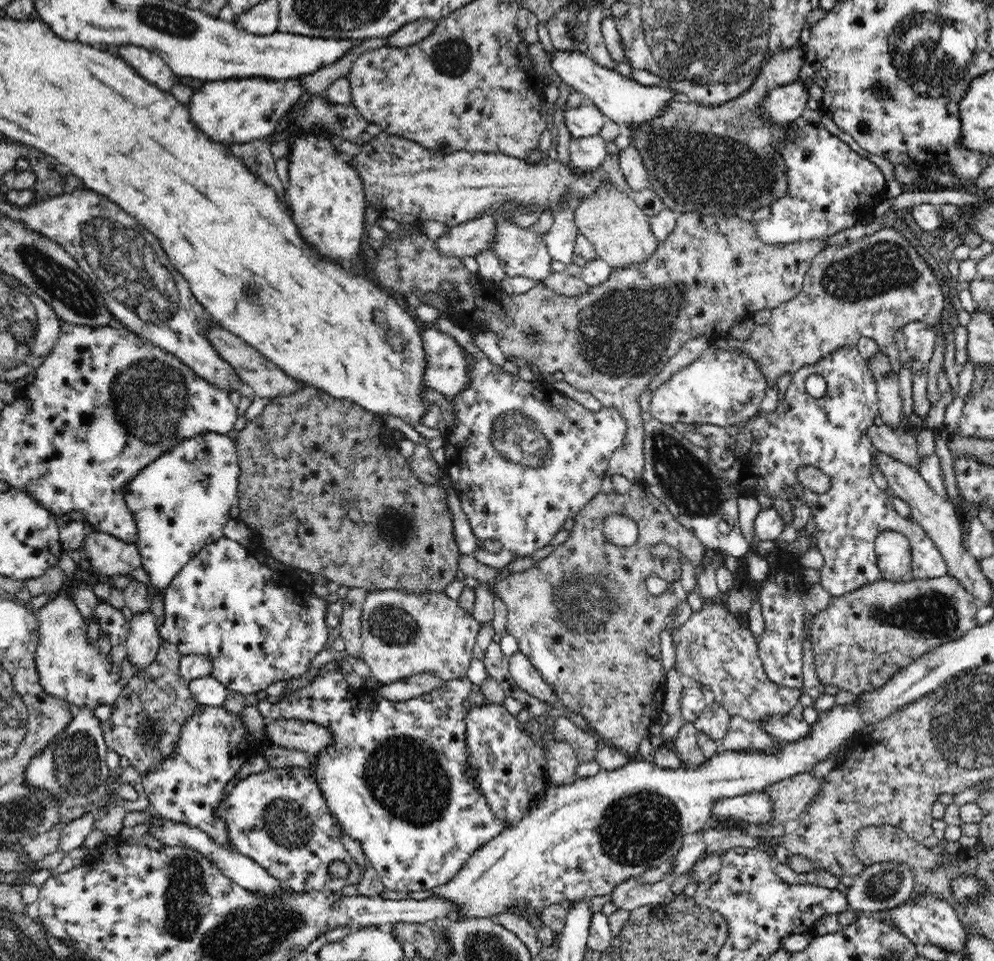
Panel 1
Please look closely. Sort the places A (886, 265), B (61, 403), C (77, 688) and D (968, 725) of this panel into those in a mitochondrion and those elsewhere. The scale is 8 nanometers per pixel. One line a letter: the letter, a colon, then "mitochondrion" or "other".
A: mitochondrion
B: other
C: other
D: mitochondrion

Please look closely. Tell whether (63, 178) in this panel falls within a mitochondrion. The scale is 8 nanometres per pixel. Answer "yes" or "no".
no

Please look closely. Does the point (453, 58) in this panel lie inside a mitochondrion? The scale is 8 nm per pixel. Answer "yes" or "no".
yes

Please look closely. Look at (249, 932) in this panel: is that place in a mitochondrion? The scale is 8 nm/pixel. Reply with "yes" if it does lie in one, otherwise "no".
yes

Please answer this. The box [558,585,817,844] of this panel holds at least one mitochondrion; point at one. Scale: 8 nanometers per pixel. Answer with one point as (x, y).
(688, 653)

